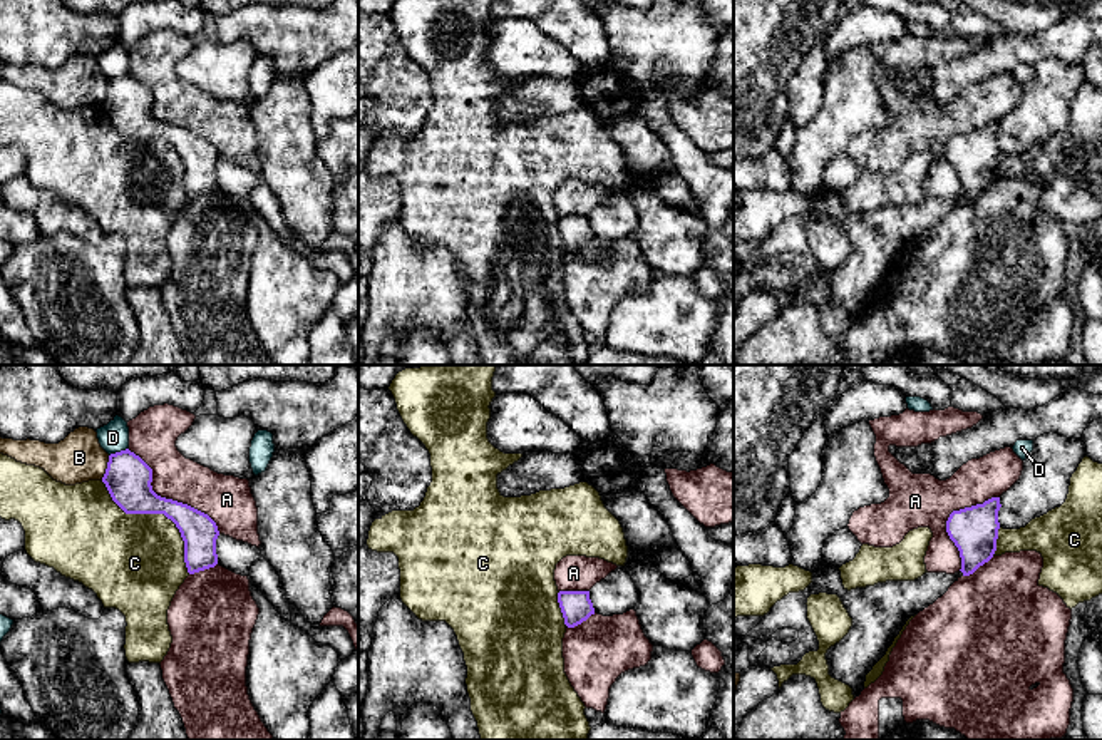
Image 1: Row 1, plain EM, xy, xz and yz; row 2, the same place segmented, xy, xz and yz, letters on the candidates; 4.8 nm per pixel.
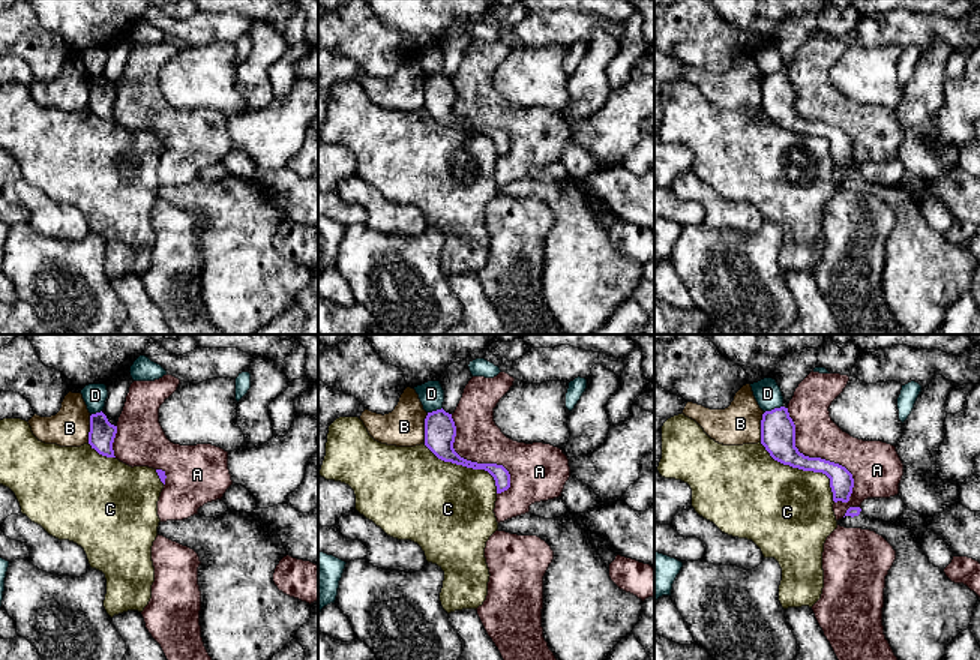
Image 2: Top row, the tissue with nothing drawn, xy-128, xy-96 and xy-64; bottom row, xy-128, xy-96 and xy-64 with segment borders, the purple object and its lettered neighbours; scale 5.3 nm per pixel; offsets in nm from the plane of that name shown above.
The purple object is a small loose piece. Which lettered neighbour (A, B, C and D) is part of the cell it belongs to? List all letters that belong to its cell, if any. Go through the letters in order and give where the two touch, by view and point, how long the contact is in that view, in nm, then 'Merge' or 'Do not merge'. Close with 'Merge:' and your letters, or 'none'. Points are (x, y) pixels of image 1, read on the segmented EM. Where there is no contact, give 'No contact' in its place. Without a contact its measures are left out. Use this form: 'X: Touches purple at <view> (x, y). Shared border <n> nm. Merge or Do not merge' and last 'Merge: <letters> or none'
A: Touches purple at xy (168, 499). Shared border 600 nm. Do not merge
B: Touches purple at xy (108, 467). Shared border 130 nm. Do not merge
C: Touches purple at xy (159, 513). Shared border 600 nm. Do not merge
D: Touches purple at xy (118, 452). Shared border 100 nm. Do not merge
Merge: none

